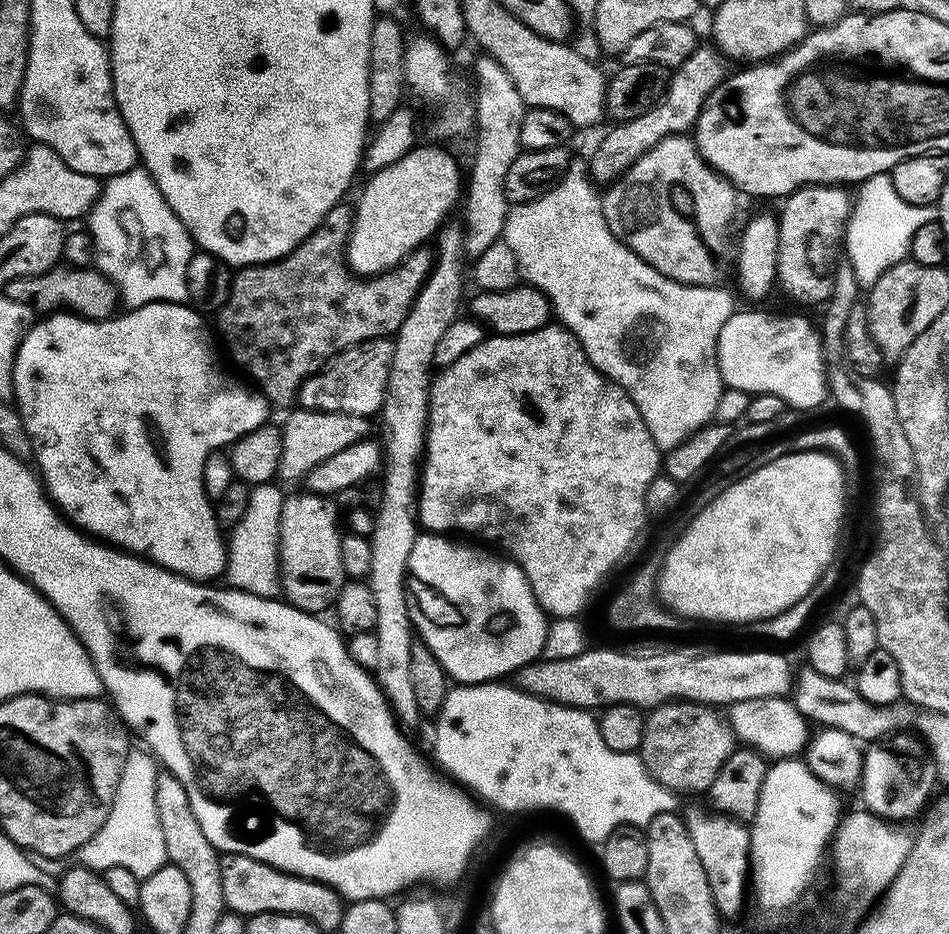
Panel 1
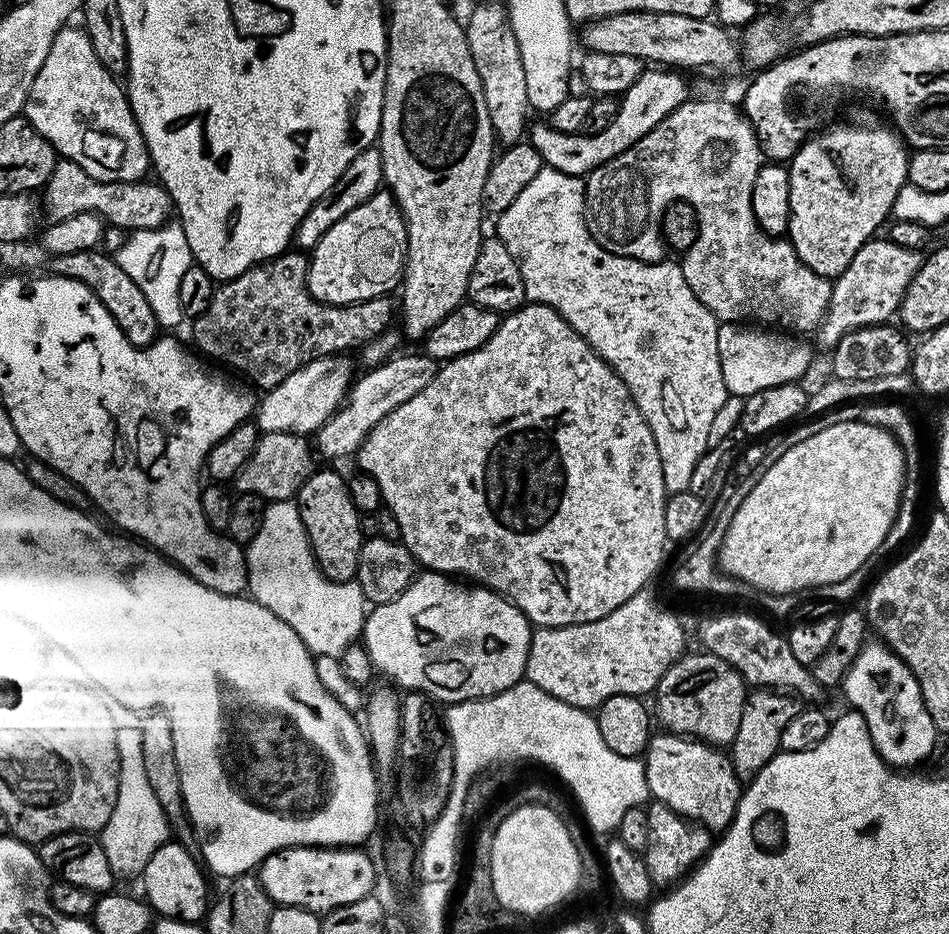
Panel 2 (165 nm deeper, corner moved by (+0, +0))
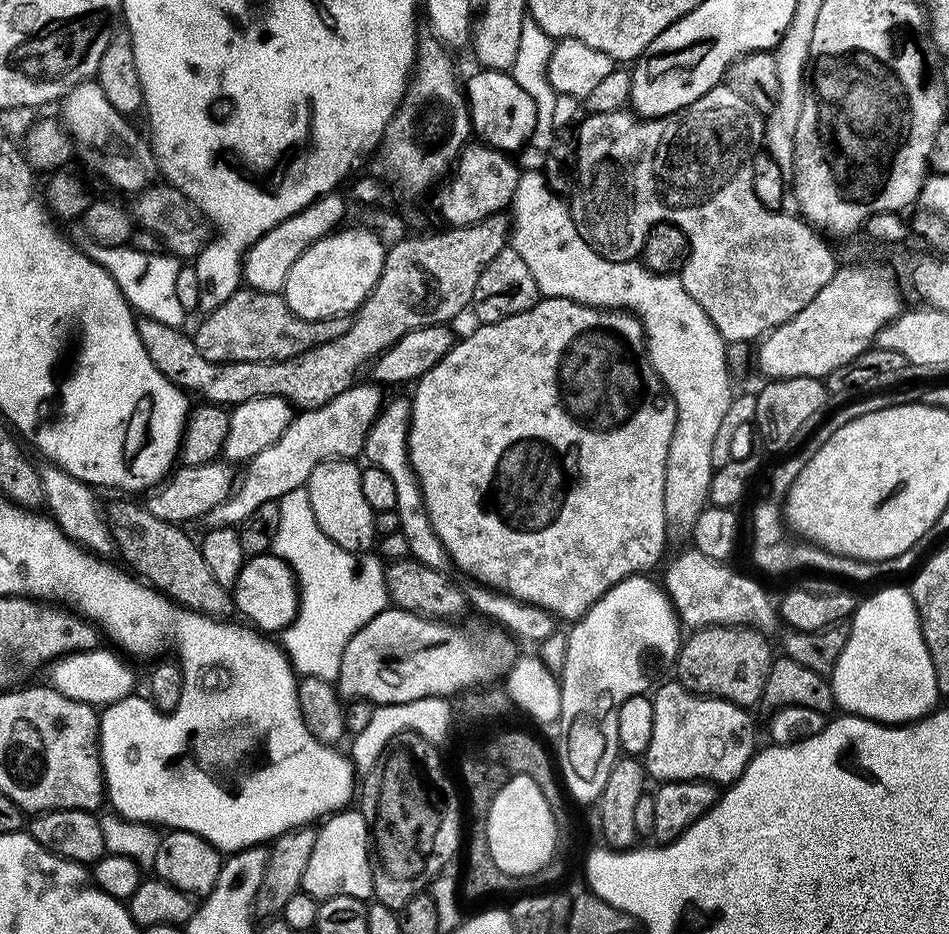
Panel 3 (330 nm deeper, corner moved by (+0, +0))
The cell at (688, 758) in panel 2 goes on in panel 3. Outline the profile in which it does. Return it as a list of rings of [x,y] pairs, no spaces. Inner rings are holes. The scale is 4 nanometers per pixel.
[[[669,678],[650,699],[654,706],[654,731],[650,737],[650,746],[645,750],[642,763],[644,771],[656,782],[670,780],[706,780],[709,784],[727,786],[735,782],[746,770],[758,751],[756,744],[756,724],[752,721],[752,712],[739,708],[734,702],[717,696],[699,696],[682,686],[679,680]]]

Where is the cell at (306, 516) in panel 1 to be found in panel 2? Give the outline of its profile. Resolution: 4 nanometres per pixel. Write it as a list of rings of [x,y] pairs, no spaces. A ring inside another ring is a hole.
[[[313,471],[302,487],[296,491],[294,499],[319,567],[329,580],[355,581],[358,554],[365,538],[360,533],[362,514],[354,506],[354,502],[350,502],[347,479],[343,475],[340,477],[336,472]]]

